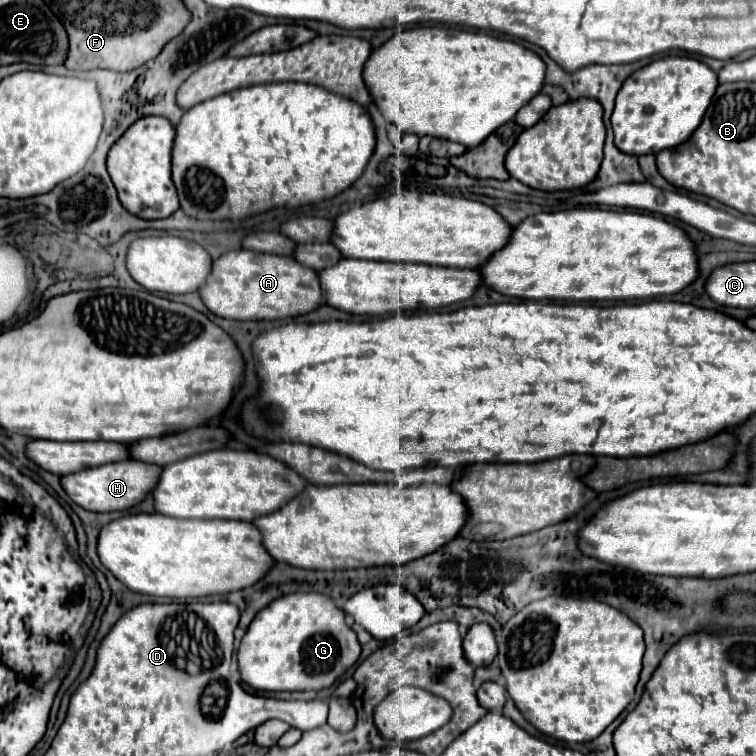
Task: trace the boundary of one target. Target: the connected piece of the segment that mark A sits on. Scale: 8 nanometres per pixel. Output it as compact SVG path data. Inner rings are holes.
M231 251L213 261L211 275L199 289L205 305L219 317L237 321L277 321L311 313L323 305L317 271L303 267L293 257L257 251ZM301 305L301 313L299 313Z

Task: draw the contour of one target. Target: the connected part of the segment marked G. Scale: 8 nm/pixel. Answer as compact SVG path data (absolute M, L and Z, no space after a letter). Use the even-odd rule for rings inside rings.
M291 593L261 609L241 639L237 659L241 681L259 691L317 691L331 687L361 655L357 635L345 623L345 613L323 593Z

